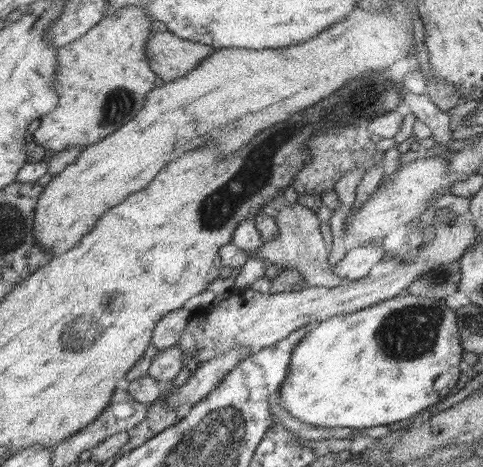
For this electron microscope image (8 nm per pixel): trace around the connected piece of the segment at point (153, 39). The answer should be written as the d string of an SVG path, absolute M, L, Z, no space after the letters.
M166 31L150 33L145 44L148 64L164 83L184 77L214 51L211 46L182 40Z

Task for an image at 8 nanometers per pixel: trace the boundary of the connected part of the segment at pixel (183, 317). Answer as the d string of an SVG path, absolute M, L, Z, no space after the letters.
M184 308L174 310L170 314L166 314L152 331L151 344L157 351L166 350L176 346L180 342L183 328L188 325L192 314L188 313Z

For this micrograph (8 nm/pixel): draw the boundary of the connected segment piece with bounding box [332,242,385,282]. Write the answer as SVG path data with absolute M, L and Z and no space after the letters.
M377 242L357 244L332 269L338 278L346 282L360 280L369 274L374 264L380 262L384 253L384 249Z

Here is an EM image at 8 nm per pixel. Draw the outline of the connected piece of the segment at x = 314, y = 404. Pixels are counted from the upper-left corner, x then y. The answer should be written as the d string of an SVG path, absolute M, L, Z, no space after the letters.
M403 293L372 307L364 308L362 311L344 316L334 316L308 331L304 338L300 340L300 344L294 348L294 352L292 352L292 360L289 362L286 378L282 388L279 390L280 404L288 414L292 414L294 419L298 419L298 421L302 421L306 425L322 426L326 427L326 429L352 430L387 426L408 418L410 419L410 417L415 416L415 414L418 415L419 412L422 412L428 406L437 404L451 394L456 386L456 382L458 382L458 378L465 373L462 358L463 352L462 341L460 341L456 325L456 313L454 313L454 309L446 306L445 299L434 300Z

